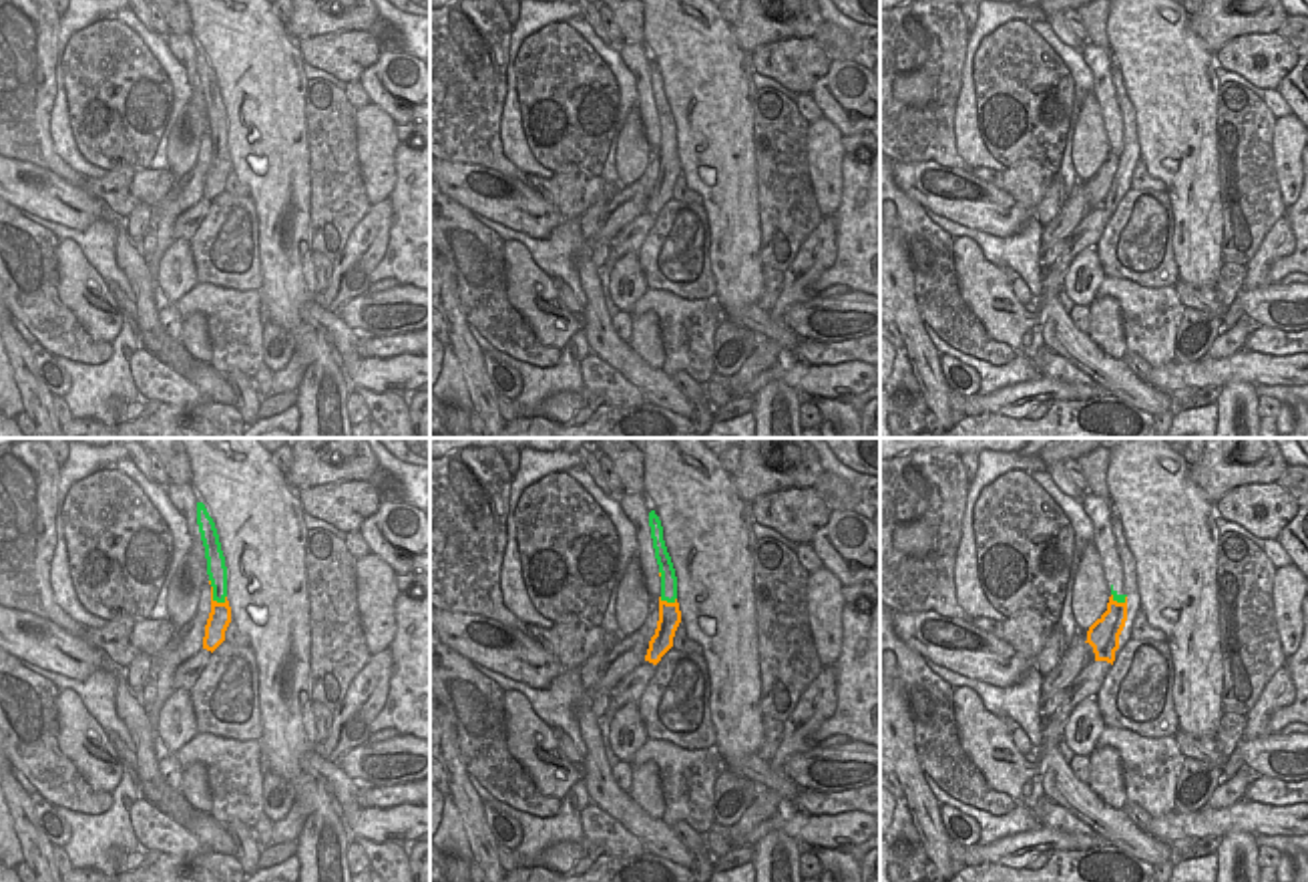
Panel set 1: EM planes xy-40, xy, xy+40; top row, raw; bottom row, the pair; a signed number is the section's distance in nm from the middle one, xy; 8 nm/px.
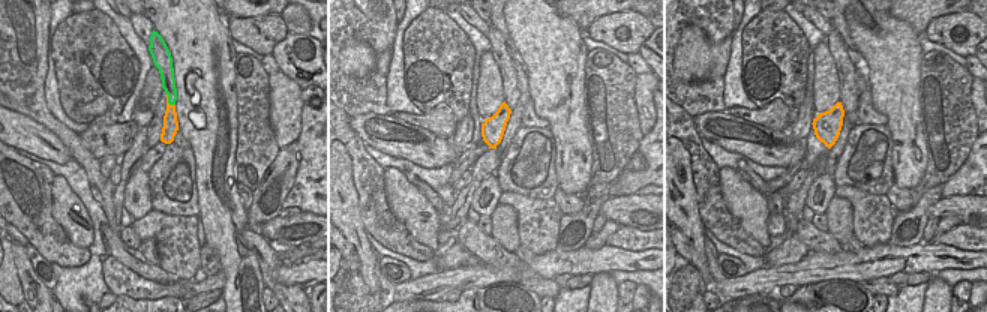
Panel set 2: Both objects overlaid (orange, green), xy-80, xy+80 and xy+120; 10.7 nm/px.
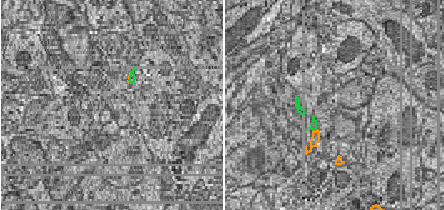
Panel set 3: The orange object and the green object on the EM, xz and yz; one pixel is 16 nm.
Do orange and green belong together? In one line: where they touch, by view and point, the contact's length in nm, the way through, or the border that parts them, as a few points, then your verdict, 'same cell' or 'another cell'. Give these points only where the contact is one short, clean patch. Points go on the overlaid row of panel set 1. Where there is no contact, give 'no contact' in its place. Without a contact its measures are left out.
contact xy-40 (211, 593); length 240 nm; another cell

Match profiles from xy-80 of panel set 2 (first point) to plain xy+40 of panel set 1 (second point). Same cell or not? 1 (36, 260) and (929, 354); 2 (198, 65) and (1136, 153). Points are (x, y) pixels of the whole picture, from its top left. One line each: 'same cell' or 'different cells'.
1: different cells
2: different cells

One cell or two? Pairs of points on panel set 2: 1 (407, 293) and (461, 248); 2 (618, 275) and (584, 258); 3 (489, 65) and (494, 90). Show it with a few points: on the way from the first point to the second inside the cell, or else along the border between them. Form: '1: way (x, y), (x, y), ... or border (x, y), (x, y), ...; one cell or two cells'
1: border (468, 260), (438, 270); two cells
2: way (612, 266), (606, 261), (593, 261); one cell
3: way (489, 71), (489, 84); one cell

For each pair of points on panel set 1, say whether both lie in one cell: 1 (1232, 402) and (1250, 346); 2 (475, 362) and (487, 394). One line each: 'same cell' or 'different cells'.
1: different cells
2: same cell

